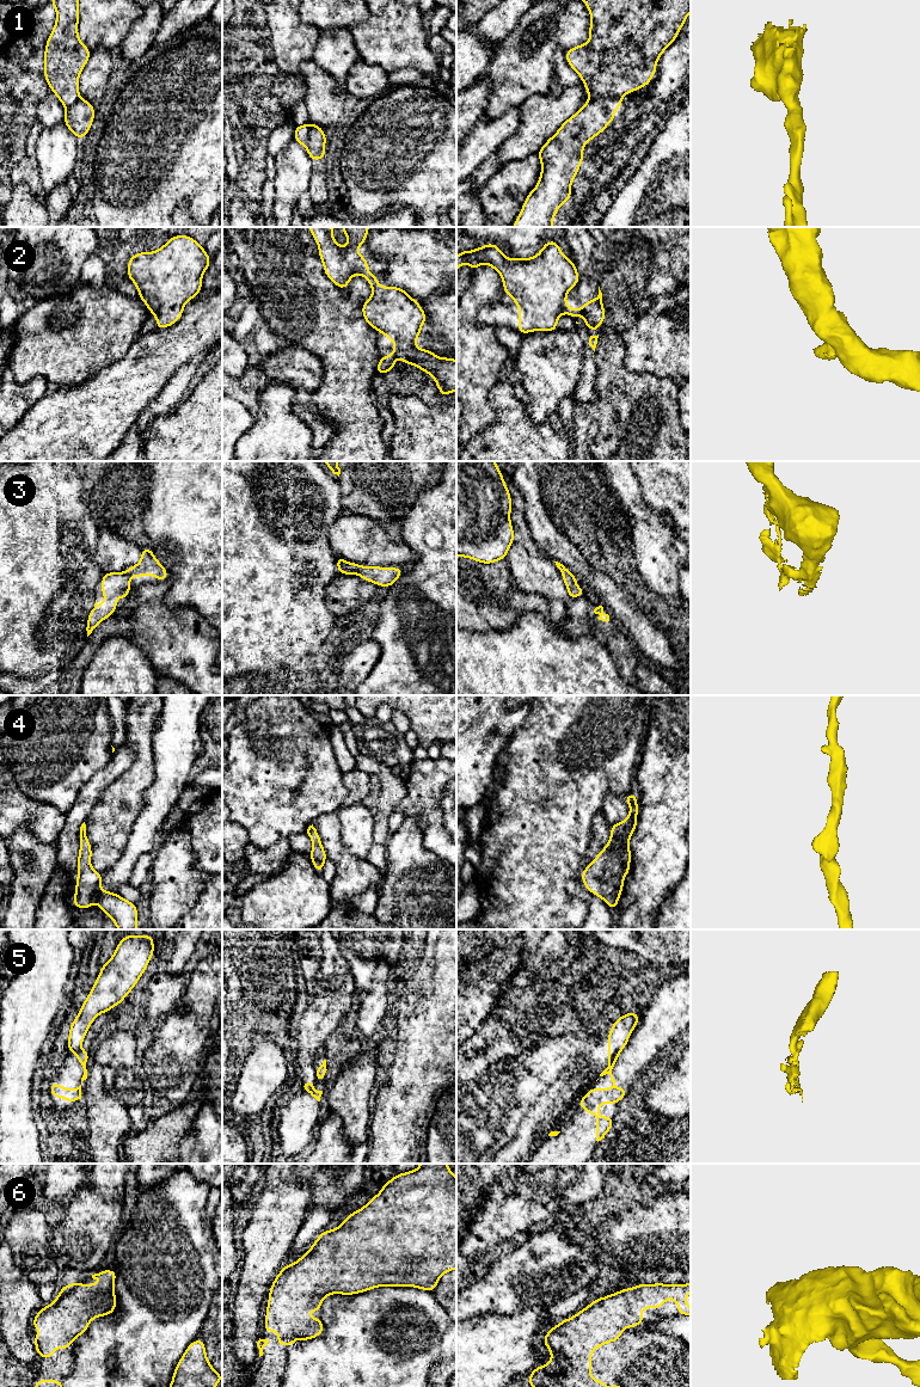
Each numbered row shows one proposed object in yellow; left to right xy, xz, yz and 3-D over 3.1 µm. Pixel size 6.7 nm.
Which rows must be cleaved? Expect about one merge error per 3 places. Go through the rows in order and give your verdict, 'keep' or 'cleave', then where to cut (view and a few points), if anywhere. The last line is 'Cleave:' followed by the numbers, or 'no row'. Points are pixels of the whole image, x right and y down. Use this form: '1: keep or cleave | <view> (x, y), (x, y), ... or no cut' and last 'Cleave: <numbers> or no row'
1: cleave | yz (620, 96), (600, 97), (589, 100)
2: cleave | xz (382, 332), (392, 332), (396, 336), (397, 344)
3: cleave | yz (560, 570), (565, 570), (575, 581)
4: keep | no cut
5: cleave | yz (620, 1050), (609, 1062)
6: keep | no cut
Cleave: 1, 2, 3, 5

